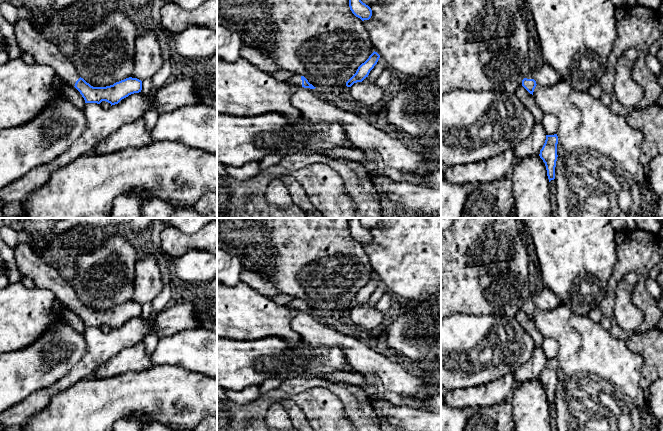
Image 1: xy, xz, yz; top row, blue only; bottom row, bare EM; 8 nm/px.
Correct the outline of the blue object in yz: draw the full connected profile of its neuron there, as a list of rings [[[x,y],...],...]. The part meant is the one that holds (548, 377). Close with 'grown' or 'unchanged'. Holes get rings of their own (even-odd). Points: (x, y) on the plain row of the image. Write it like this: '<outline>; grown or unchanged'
[[[546,359],[545,367],[540,374],[540,382],[543,384],[547,394],[547,400],[549,406],[555,403],[555,391],[557,385],[557,368],[558,368],[558,360],[554,359]]]; unchanged

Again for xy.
[[[25,239],[19,241],[13,252],[16,266],[23,277],[31,278],[38,288],[51,291],[59,301],[80,316],[85,327],[100,328],[106,325],[112,330],[142,314],[142,305],[132,301],[110,310],[93,311],[80,301],[71,284],[53,266],[39,257]]]; grown

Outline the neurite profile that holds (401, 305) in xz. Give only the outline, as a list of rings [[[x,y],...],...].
[[[396,299],[394,309],[399,310],[399,311],[405,311],[405,310],[415,307],[419,302],[420,302],[420,300]]]

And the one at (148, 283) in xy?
[[[146,255],[135,265],[134,294],[132,302],[141,305],[152,302],[163,290],[160,269],[153,255]]]

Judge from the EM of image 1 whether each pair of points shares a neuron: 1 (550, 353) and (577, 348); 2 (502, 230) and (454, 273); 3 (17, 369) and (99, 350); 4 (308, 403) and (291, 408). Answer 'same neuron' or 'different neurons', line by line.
1: different neurons
2: same neuron
3: different neurons
4: different neurons

